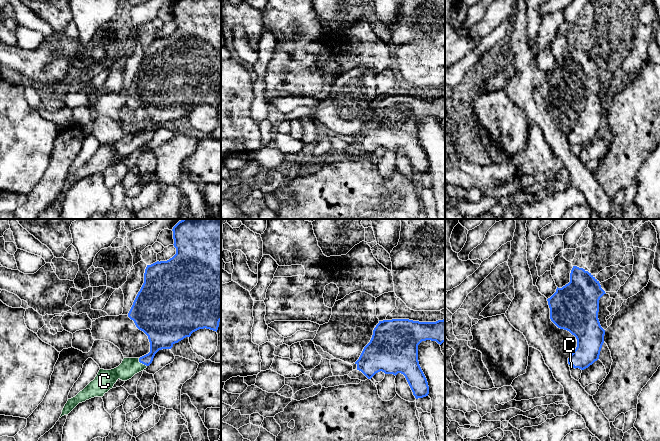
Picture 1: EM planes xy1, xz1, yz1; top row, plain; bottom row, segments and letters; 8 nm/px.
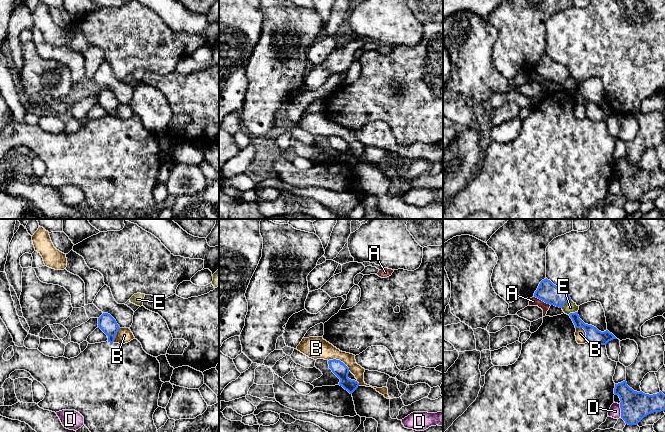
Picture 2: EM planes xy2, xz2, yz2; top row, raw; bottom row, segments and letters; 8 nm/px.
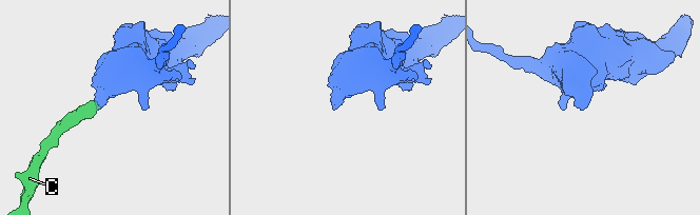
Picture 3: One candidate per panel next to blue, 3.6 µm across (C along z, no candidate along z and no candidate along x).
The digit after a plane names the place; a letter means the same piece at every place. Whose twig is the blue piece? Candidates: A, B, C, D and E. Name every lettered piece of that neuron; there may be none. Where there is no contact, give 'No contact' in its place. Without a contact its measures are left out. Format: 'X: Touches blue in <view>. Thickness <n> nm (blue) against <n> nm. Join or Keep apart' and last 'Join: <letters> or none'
A: Touches blue in yz2. Thickness 160 nm (blue) against 70 nm. Keep apart
B: Touches blue in xz2. Thickness 110 nm (blue) against 180 nm. Keep apart
C: Touches blue in xy1. Thickness 180 nm (blue) against 150 nm. Join
D: Touches blue in yz2. Thickness 220 nm (blue) against 100 nm. Keep apart
E: Touches blue in yz2. Thickness 160 nm (blue) against 100 nm. Keep apart
Join: C

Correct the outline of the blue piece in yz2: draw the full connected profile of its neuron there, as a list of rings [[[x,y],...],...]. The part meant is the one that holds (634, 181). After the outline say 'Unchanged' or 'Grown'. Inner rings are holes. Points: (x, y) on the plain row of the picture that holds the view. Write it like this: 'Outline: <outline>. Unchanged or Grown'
Outline: [[[626,156],[615,160],[614,170],[620,174],[621,194],[628,201],[637,201],[645,192],[653,188],[665,186],[665,171],[660,167],[657,170],[649,171],[642,167],[634,167],[627,161]]]. Unchanged

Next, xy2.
Outline: [[[103,89],[98,94],[98,104],[108,112],[108,118],[110,119],[114,118],[117,108],[120,105],[116,96],[108,89]]]. Unchanged

